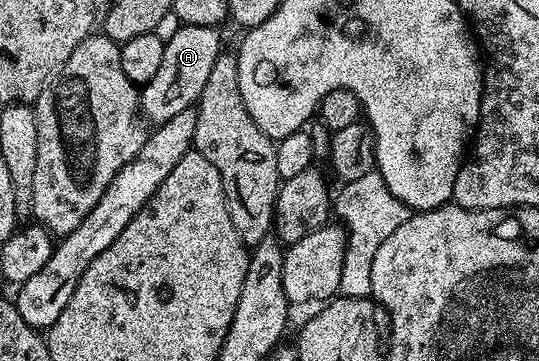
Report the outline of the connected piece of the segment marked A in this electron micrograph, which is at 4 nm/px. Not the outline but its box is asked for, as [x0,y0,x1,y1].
[139,24,222,126]

